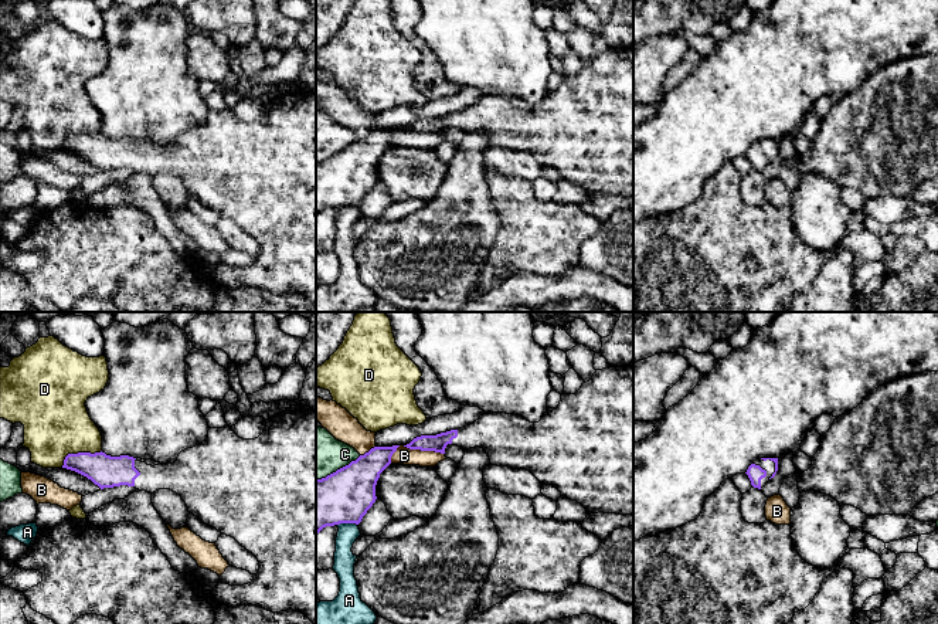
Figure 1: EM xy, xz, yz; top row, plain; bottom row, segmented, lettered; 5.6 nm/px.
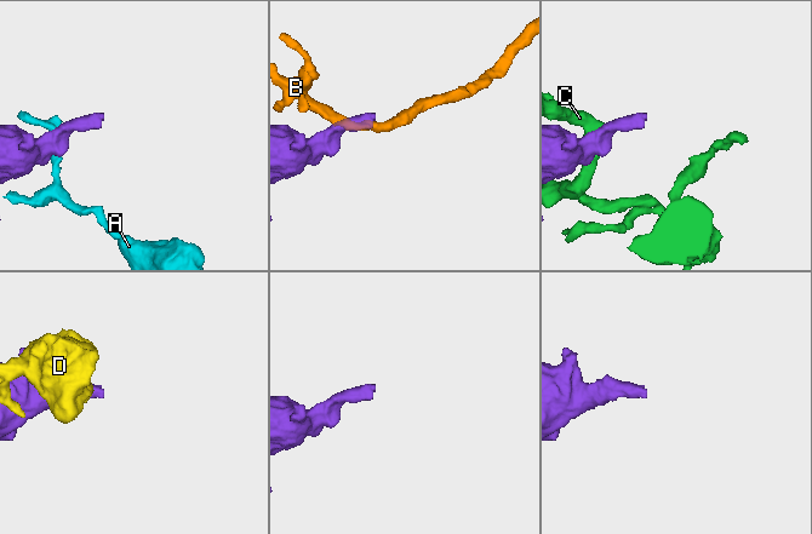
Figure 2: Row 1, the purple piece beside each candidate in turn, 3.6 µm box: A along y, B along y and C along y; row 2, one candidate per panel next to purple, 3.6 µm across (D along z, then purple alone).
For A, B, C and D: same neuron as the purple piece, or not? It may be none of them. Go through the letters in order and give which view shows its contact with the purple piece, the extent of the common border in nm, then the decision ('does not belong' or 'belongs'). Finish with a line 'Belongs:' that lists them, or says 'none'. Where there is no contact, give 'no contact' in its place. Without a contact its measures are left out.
A: meets purple in xz; contact 110 nm long; does not belong
B: meets purple in xz; contact 240 nm long; does not belong
C: meets purple in xz; contact 300 nm long; does not belong
D: meets purple in xy; contact 240 nm long; does not belong
Belongs: none

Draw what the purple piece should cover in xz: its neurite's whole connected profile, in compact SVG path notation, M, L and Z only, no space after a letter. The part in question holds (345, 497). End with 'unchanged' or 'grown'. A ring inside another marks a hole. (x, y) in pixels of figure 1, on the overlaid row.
M400 445L374 447L356 461L316 479L316 535L326 526L358 525L375 502L380 474Z; unchanged

